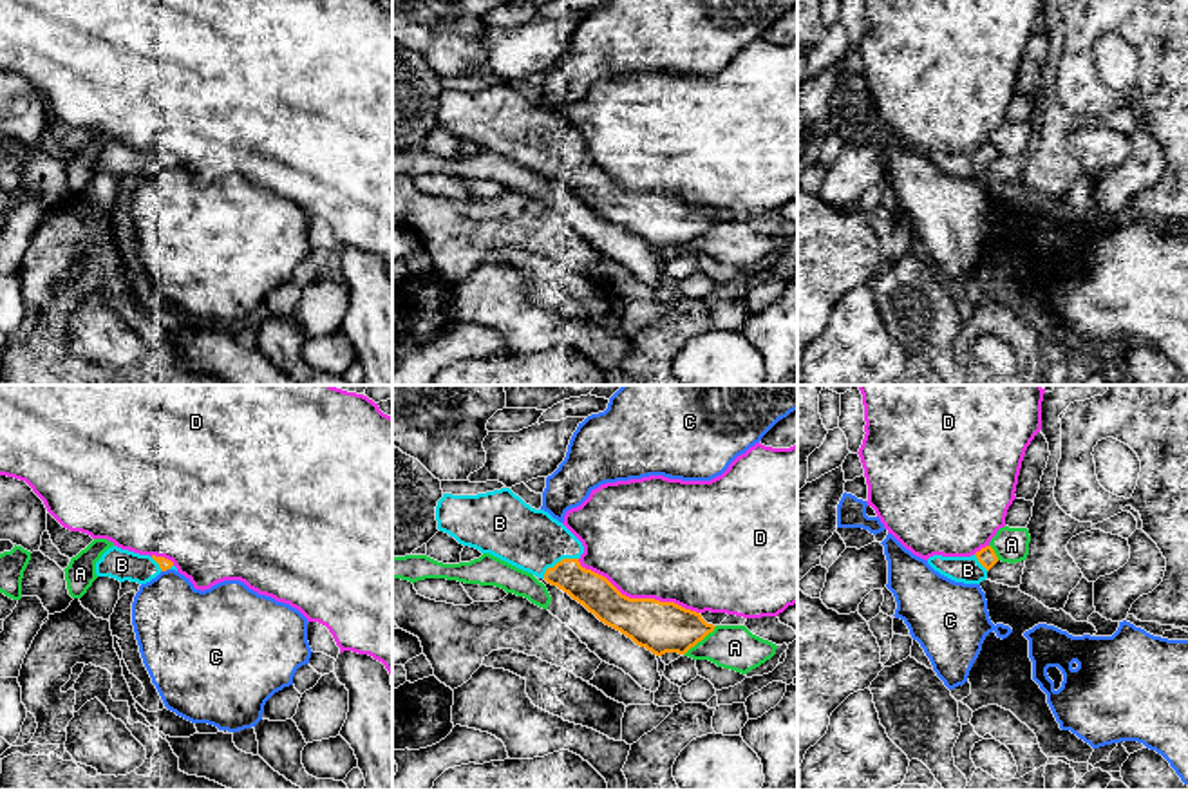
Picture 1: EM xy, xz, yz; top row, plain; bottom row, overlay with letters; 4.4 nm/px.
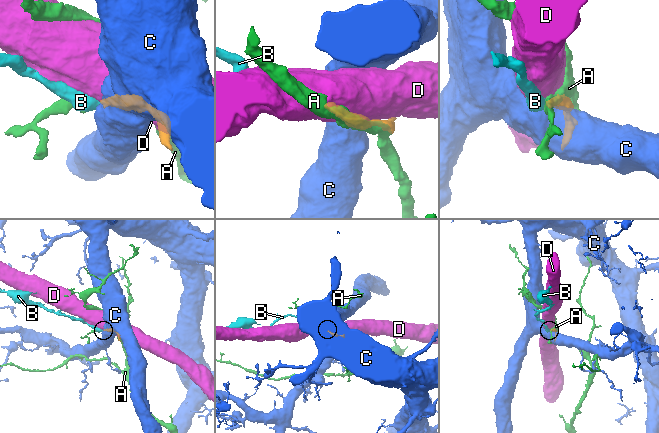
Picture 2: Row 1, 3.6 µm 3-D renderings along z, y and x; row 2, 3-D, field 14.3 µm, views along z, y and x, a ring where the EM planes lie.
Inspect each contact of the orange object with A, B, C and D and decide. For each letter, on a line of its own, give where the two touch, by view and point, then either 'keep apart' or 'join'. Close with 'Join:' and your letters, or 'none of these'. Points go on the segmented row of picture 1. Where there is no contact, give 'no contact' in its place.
A: contact xz (700, 640); keep apart
B: contact xz (557, 563); join
C: contact xy (165, 570); keep apart
D: contact xz (637, 599); keep apart
Join: B

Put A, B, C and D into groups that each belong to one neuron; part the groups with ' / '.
A / B / C / D

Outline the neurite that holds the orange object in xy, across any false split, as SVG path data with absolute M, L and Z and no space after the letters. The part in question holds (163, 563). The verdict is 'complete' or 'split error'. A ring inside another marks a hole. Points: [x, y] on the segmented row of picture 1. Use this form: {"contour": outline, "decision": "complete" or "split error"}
{"contour": "M118 546L108 548L96 562L98 577L110 577L119 582L130 580L146 584L156 578L161 571L175 569L172 560L156 555L139 555Z", "decision": "split error"}

